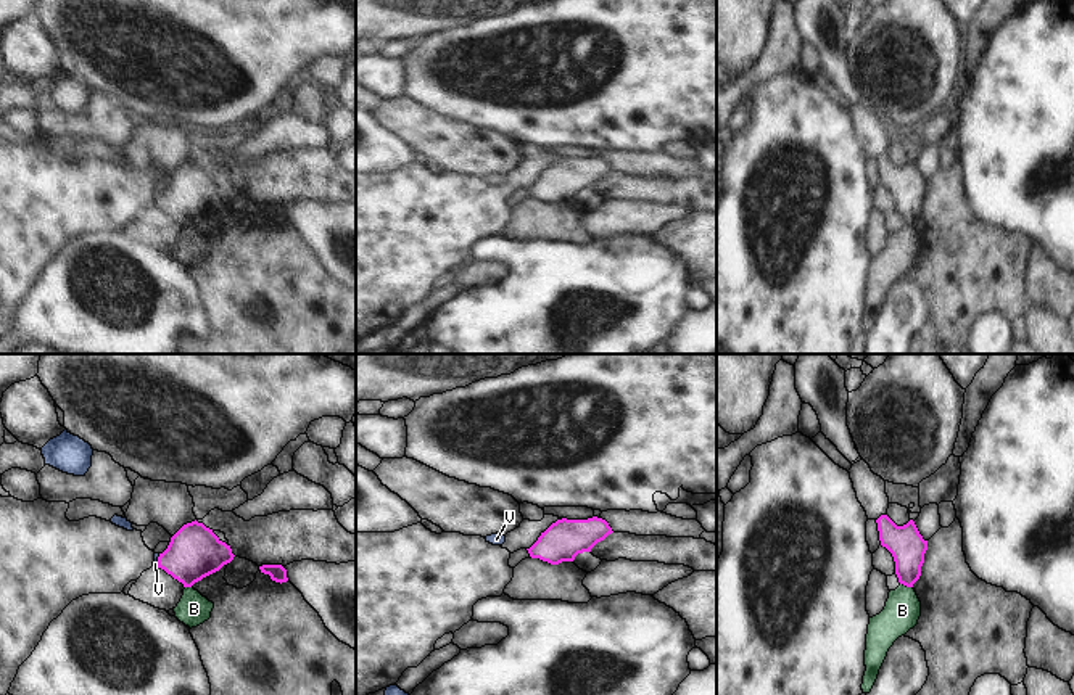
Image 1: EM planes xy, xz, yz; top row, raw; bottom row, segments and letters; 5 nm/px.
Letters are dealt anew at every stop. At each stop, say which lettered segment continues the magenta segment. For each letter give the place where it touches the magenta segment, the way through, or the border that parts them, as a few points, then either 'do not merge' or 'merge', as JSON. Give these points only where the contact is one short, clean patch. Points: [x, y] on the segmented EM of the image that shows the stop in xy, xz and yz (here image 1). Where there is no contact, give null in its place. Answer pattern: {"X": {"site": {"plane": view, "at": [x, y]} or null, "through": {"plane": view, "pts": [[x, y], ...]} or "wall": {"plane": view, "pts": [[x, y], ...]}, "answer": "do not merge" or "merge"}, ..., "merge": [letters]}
{"B": {"site": {"plane": "yz", "at": [907, 586]}, "wall": {"plane": "yz", "pts": [[900, 583], [912, 588]]}, "answer": "do not merge"}, "V": {"site": {"plane": "xy", "at": [158, 560]}, "through": {"plane": "xy", "pts": [[194, 552], [182, 560], [158, 560], [155, 563]]}, "answer": "merge"}, "merge": ["V"]}

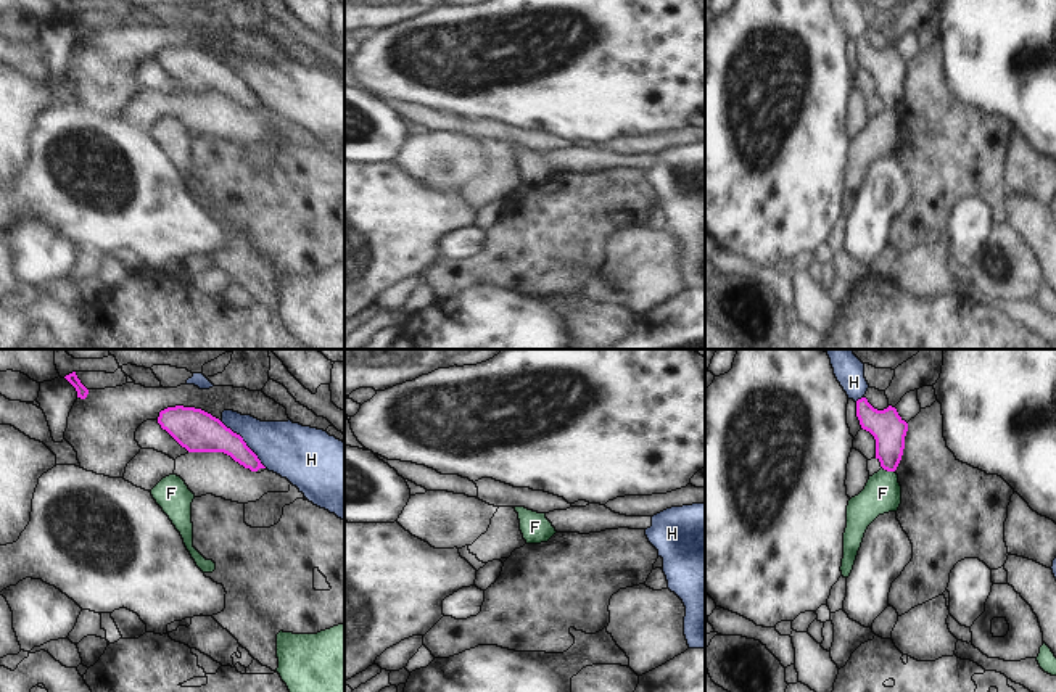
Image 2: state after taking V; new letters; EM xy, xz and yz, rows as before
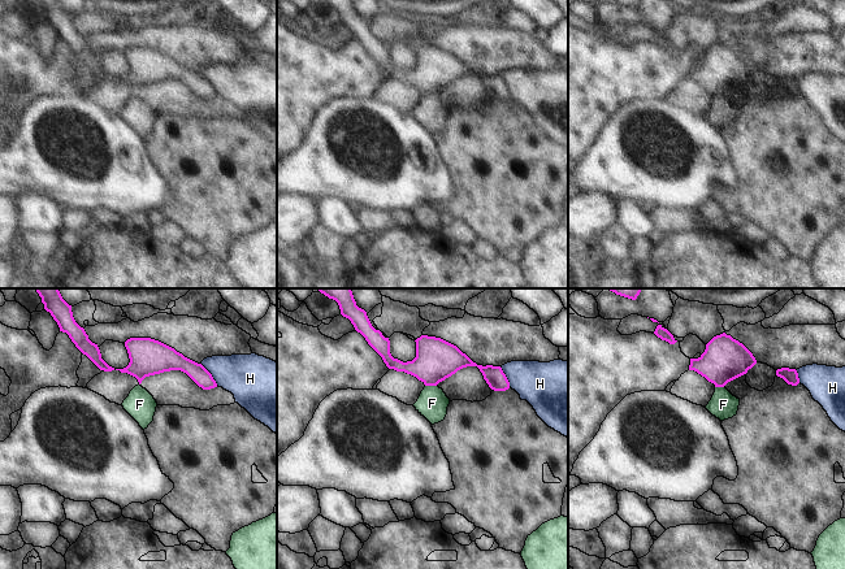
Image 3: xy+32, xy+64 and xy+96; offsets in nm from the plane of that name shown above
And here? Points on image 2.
{"F": {"site": {"plane": "yz", "at": [889, 470]}, "wall": {"plane": "yz", "pts": [[882, 467], [894, 472]]}, "answer": "do not merge"}, "H": {"site": {"plane": "xy", "at": [245, 443]}, "answer": "do not merge"}, "merge": []}

